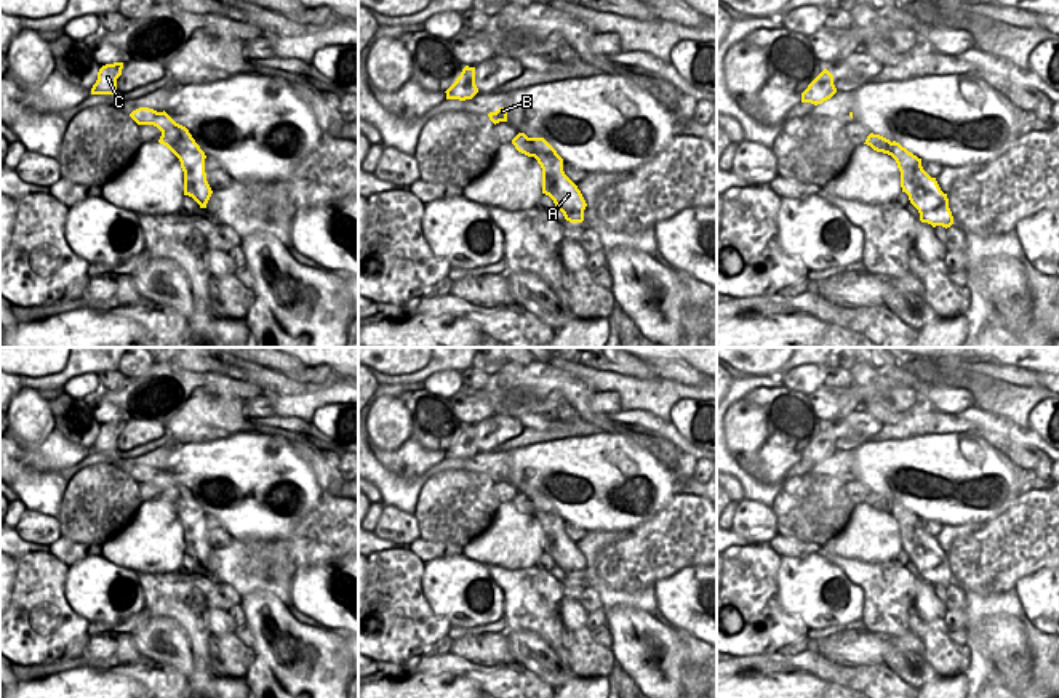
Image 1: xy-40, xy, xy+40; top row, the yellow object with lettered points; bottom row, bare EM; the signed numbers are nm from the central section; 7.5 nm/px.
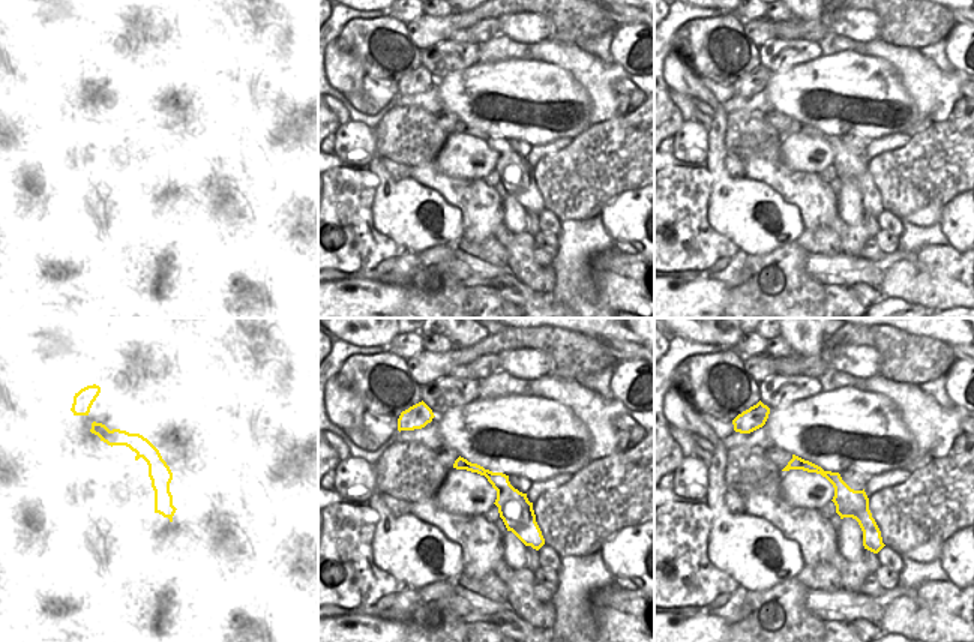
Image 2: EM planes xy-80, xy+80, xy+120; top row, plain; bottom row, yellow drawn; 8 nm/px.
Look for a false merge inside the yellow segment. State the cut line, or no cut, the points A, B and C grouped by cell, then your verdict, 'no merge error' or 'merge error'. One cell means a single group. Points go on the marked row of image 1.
cut xy-40 (162, 132), (173, 135), (175, 154); groups A B / C; merge error

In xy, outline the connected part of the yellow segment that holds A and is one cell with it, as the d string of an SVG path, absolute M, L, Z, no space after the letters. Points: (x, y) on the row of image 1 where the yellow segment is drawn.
M531 138L534 158L542 168L542 194L549 195L569 223L582 223L587 207L577 186L565 174L563 158L544 138Z

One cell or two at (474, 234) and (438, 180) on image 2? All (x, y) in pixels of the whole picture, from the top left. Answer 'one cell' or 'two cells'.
one cell

